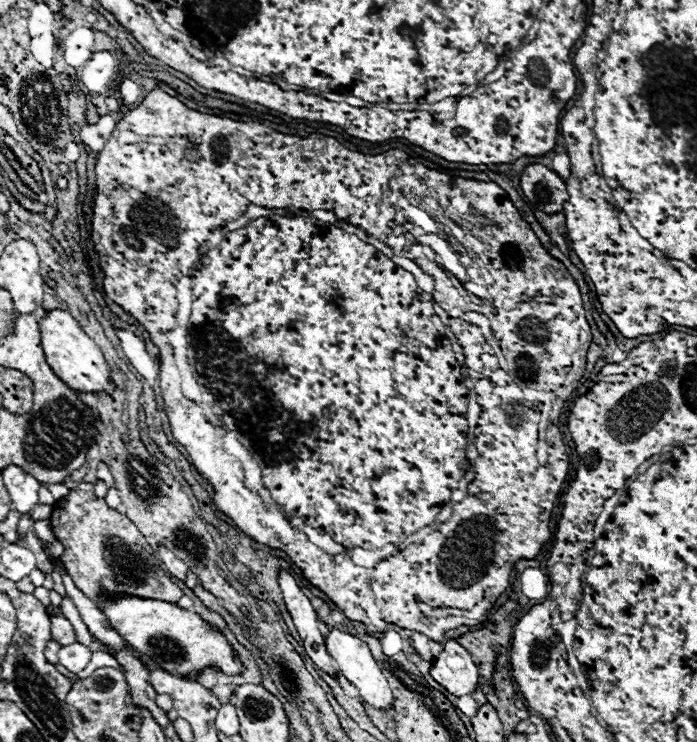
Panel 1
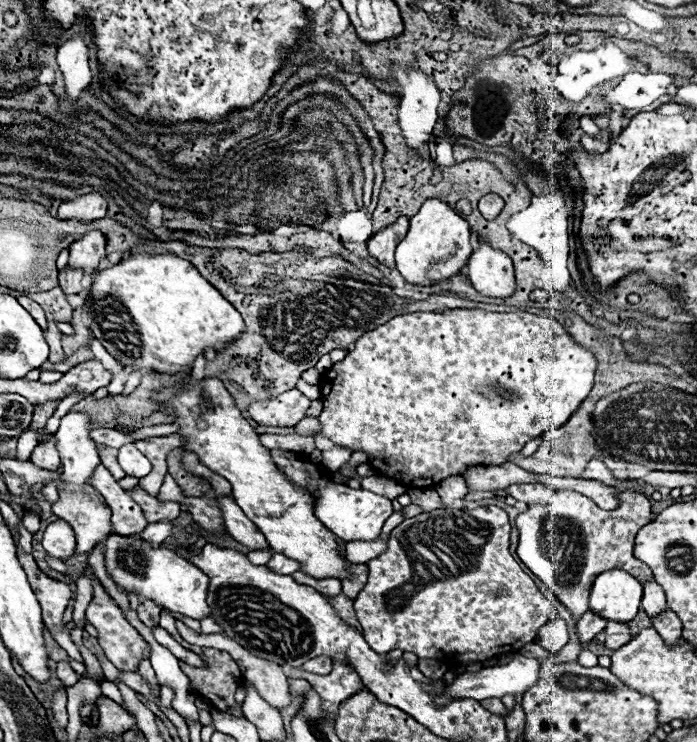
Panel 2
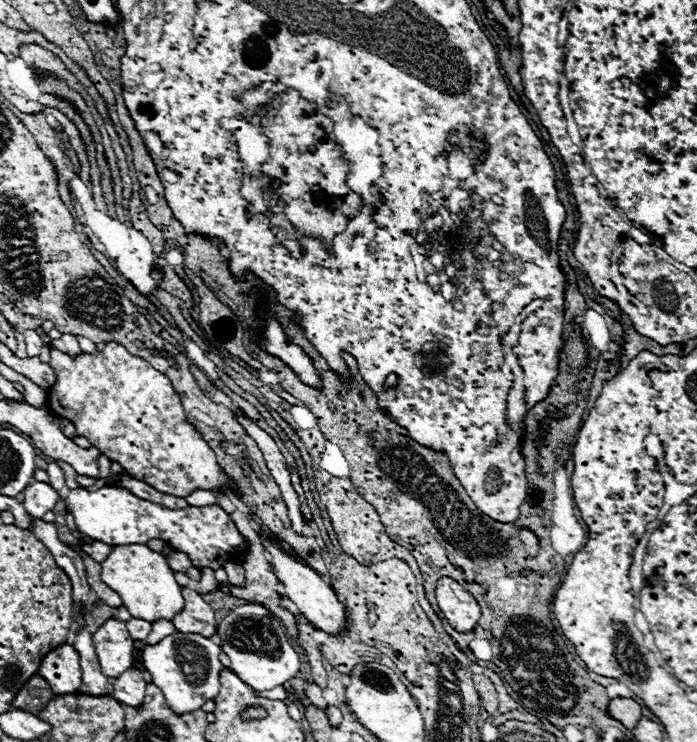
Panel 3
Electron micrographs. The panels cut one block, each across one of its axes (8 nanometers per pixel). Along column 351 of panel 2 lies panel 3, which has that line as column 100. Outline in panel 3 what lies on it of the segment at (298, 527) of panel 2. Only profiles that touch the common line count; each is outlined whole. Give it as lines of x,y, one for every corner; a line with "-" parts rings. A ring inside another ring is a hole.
124,544
112,546
108,558
102,562
102,582
106,582
120,598
128,612
142,620
172,620
176,612
184,606
180,586
174,578
174,572
168,568
168,562
162,554
150,550
146,544

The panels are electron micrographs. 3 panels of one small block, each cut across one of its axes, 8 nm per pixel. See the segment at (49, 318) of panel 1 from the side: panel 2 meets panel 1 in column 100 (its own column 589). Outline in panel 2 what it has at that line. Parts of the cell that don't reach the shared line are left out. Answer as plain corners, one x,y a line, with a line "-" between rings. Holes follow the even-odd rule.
444,310
444,312
416,312
406,316
396,316
390,322
378,326
376,330
360,336
348,350
342,362
334,364
322,380
322,402
324,410
320,420
320,434
330,438
334,446
346,448
350,452
362,450
368,456
368,464
376,474
396,480
408,488
434,488
438,482
450,476
462,476
470,466
500,466
508,462
508,458
524,448
532,438
544,436
548,430
558,428
570,420
570,416
578,410
584,398
590,394
594,386
596,358
582,346
578,346
564,326
560,326
550,316
536,316
530,312
482,312
482,310

